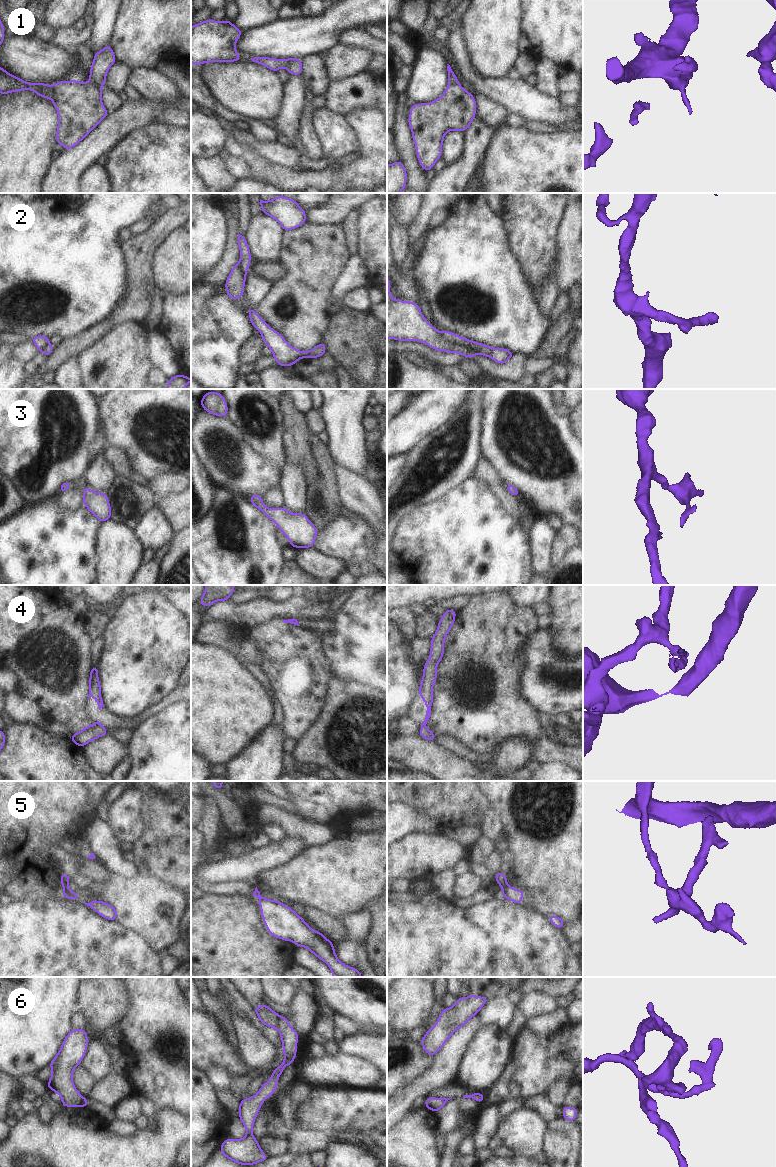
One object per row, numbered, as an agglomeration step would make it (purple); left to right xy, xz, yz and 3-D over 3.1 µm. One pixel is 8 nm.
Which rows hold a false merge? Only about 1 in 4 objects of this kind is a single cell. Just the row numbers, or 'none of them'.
1, 2, 4, 5, 6

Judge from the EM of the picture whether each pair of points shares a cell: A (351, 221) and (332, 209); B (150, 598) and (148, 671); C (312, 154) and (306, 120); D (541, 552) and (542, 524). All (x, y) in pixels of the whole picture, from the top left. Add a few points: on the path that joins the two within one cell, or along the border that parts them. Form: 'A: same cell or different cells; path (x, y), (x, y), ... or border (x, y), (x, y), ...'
A: different cells; border (357, 207), (342, 221)
B: same cell; path (149, 616), (148, 653)
C: same cell; path (312, 146), (307, 136), (306, 128)
D: same cell; path (541, 545), (541, 531)

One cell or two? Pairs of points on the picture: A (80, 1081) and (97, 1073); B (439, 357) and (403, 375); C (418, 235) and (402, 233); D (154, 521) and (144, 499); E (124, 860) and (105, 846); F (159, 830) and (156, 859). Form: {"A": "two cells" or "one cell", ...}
{"A": "two cells", "B": "two cells", "C": "two cells", "D": "two cells", "E": "one cell", "F": "one cell"}

